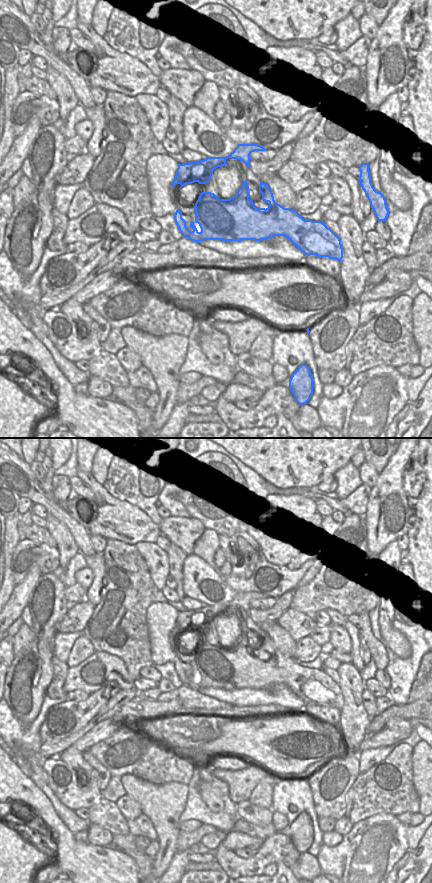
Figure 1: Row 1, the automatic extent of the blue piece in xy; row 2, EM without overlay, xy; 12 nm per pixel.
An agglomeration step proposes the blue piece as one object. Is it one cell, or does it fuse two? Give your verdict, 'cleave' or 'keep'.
keep

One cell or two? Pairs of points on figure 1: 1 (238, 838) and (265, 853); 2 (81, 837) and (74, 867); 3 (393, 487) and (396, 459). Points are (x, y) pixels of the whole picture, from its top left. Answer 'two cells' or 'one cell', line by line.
1: two cells
2: two cells
3: one cell

